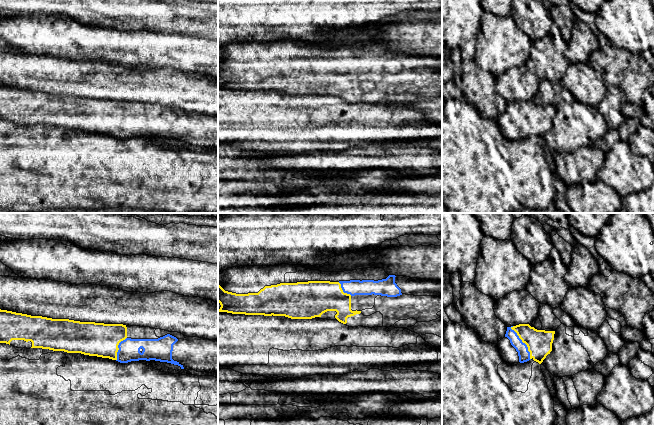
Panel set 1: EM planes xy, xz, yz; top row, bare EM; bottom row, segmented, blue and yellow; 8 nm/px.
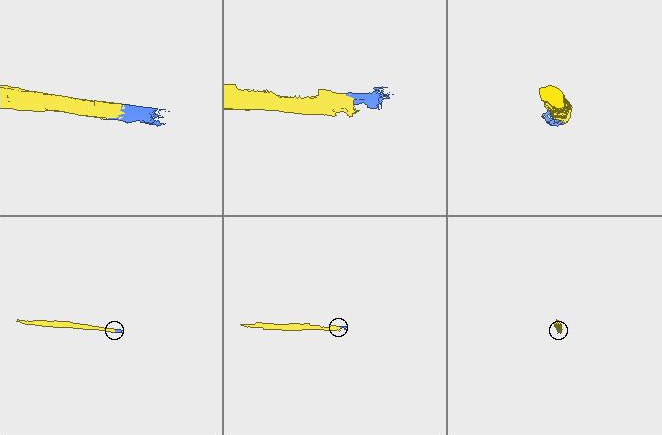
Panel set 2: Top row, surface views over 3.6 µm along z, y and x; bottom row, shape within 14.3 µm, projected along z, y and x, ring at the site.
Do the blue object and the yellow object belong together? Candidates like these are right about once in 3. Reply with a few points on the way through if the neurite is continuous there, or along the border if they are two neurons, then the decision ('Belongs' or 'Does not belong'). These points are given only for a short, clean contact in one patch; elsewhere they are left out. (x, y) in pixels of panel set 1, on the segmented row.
Boundary: yz (511, 326), (526, 345), (530, 359). Does not belong

